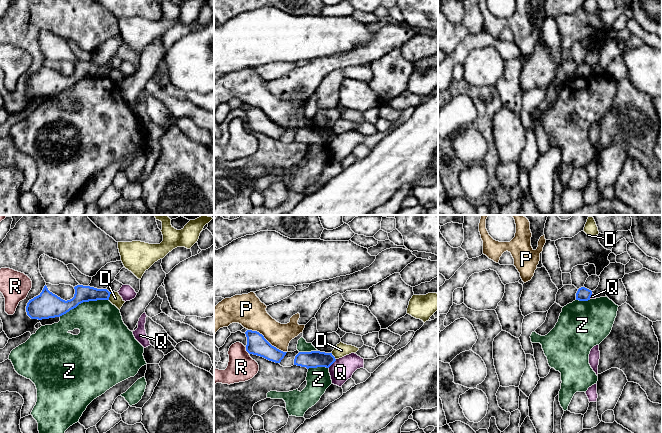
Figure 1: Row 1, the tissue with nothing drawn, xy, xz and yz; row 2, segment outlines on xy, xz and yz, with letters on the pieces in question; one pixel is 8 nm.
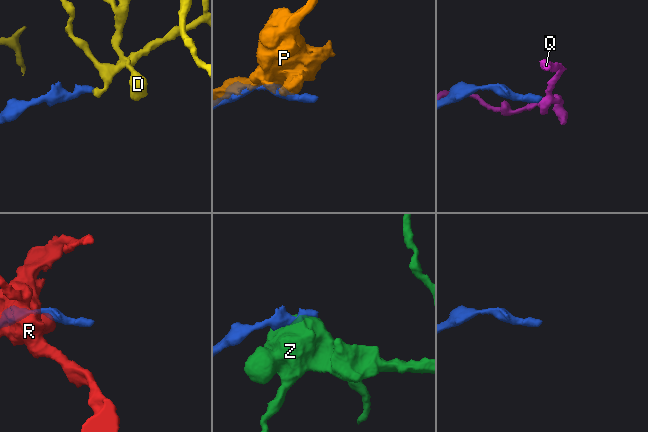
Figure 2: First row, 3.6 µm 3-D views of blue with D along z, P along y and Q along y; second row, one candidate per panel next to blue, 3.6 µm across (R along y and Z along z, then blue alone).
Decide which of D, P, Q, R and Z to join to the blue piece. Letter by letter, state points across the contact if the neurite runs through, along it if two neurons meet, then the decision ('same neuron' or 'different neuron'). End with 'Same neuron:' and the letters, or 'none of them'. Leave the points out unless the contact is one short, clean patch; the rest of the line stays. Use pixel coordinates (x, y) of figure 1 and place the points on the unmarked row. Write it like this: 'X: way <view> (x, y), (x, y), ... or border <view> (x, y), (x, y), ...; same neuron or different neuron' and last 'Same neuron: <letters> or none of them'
D: border xy (111, 68), (108, 75); different neuron
P: different neuron
Q: border xz (336, 135), (328, 143); different neuron
R: border xz (245, 123), (249, 129); different neuron
Z: different neuron
Same neuron: none of them

